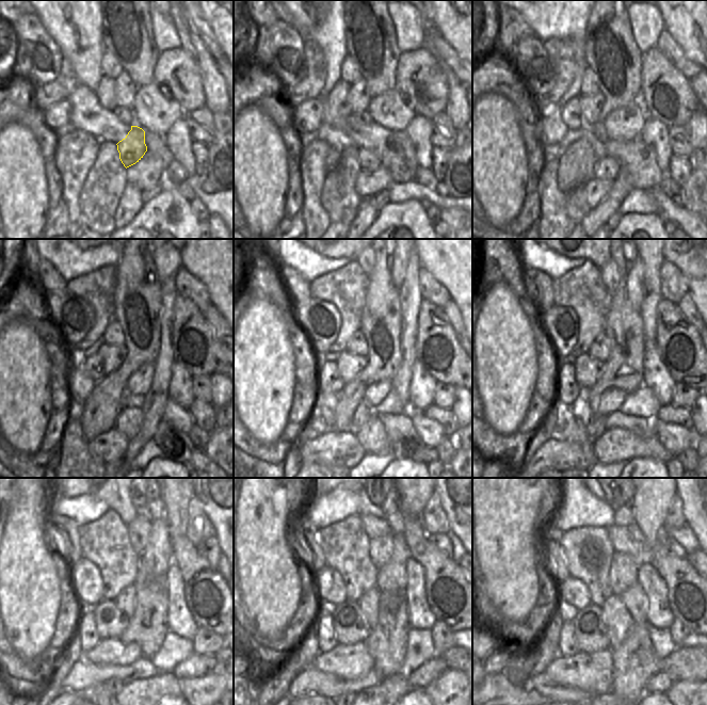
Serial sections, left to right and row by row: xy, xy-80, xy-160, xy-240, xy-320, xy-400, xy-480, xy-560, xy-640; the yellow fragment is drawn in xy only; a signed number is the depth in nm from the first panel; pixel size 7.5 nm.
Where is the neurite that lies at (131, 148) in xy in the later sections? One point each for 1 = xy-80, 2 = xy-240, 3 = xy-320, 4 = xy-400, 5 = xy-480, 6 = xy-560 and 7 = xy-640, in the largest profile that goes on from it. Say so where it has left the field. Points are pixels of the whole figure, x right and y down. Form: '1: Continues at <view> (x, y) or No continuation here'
1: Continues at xy-80 (368, 161)
2: Continues at xy-240 (128, 422)
3: Continues at xy-320 (372, 436)
4: Continues at xy-400 (614, 445)
5: Continues at xy-480 (142, 694)
6: Continues at xy-560 (386, 693)
7: Continues at xy-640 (610, 694).

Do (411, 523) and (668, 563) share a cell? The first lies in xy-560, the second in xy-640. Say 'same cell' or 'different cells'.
same cell

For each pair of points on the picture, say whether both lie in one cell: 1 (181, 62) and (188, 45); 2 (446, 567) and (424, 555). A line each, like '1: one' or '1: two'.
1: two
2: one

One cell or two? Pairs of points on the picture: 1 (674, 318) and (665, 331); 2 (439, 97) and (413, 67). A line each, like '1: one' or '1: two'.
1: one
2: one

